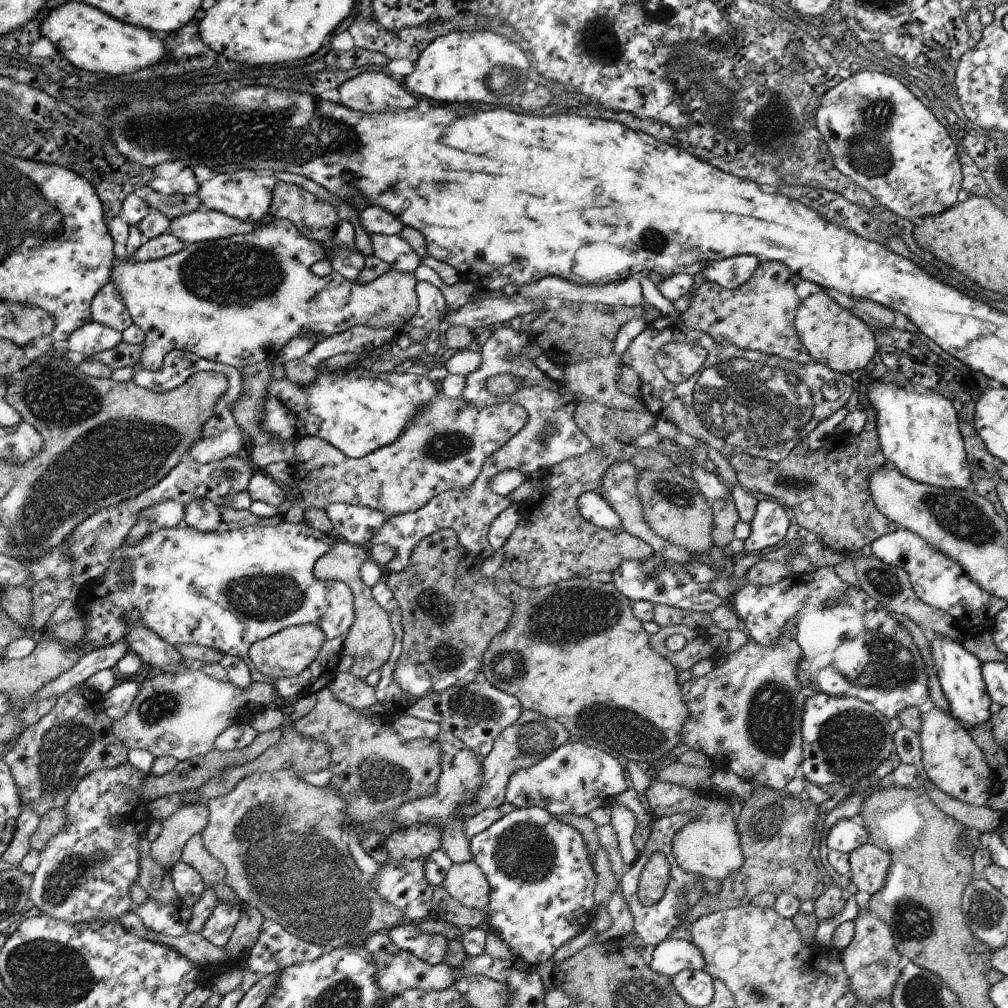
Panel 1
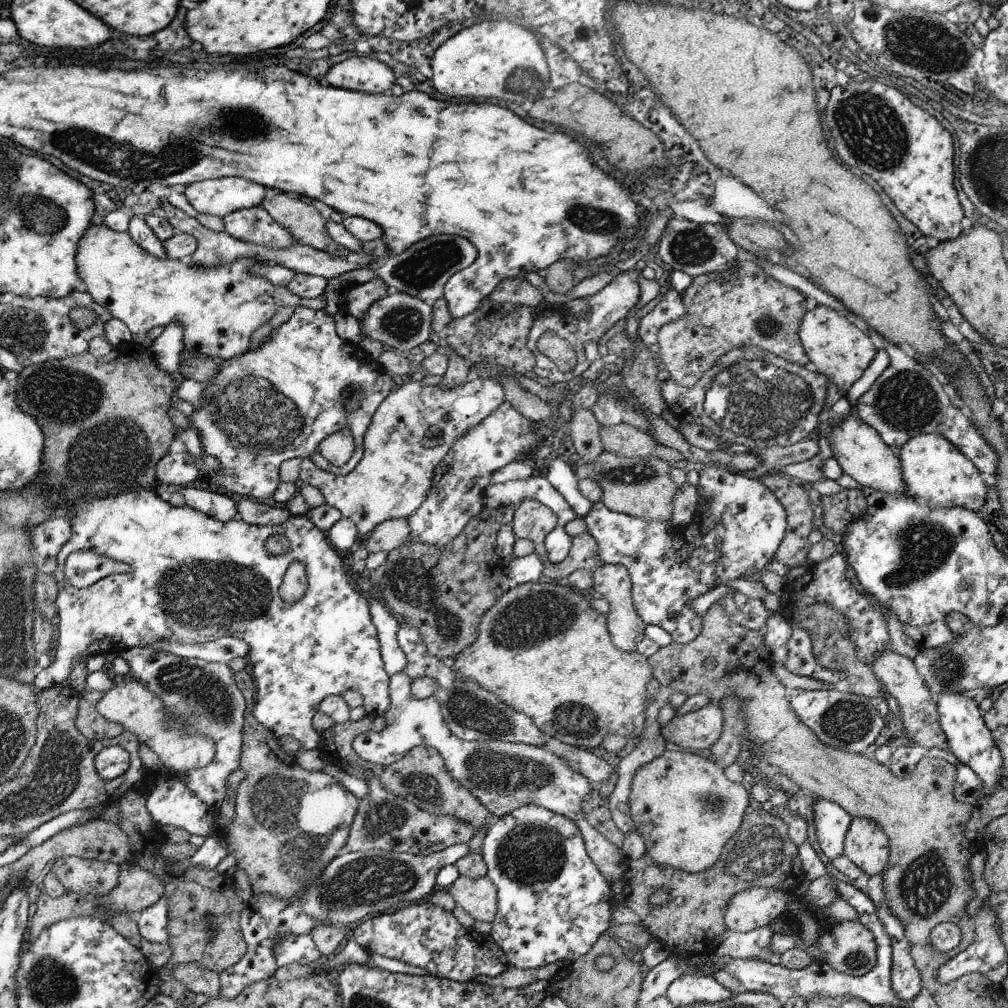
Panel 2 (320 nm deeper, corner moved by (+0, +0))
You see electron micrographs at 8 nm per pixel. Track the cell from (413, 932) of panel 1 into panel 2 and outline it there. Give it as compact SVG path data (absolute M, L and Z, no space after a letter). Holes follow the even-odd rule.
M430 901L404 905L398 910L368 918L349 932L349 937L370 953L376 952L381 956L401 960L410 966L426 970L430 975L453 981L468 982L472 979L482 979L490 982L512 966L498 946L496 952L490 950L488 944L492 944L494 948L495 943L492 937L478 933L474 928L460 926L452 911L446 912ZM486 940L490 942L486 944ZM464 942L476 948L474 958L456 958L456 952L460 946L464 946Z

